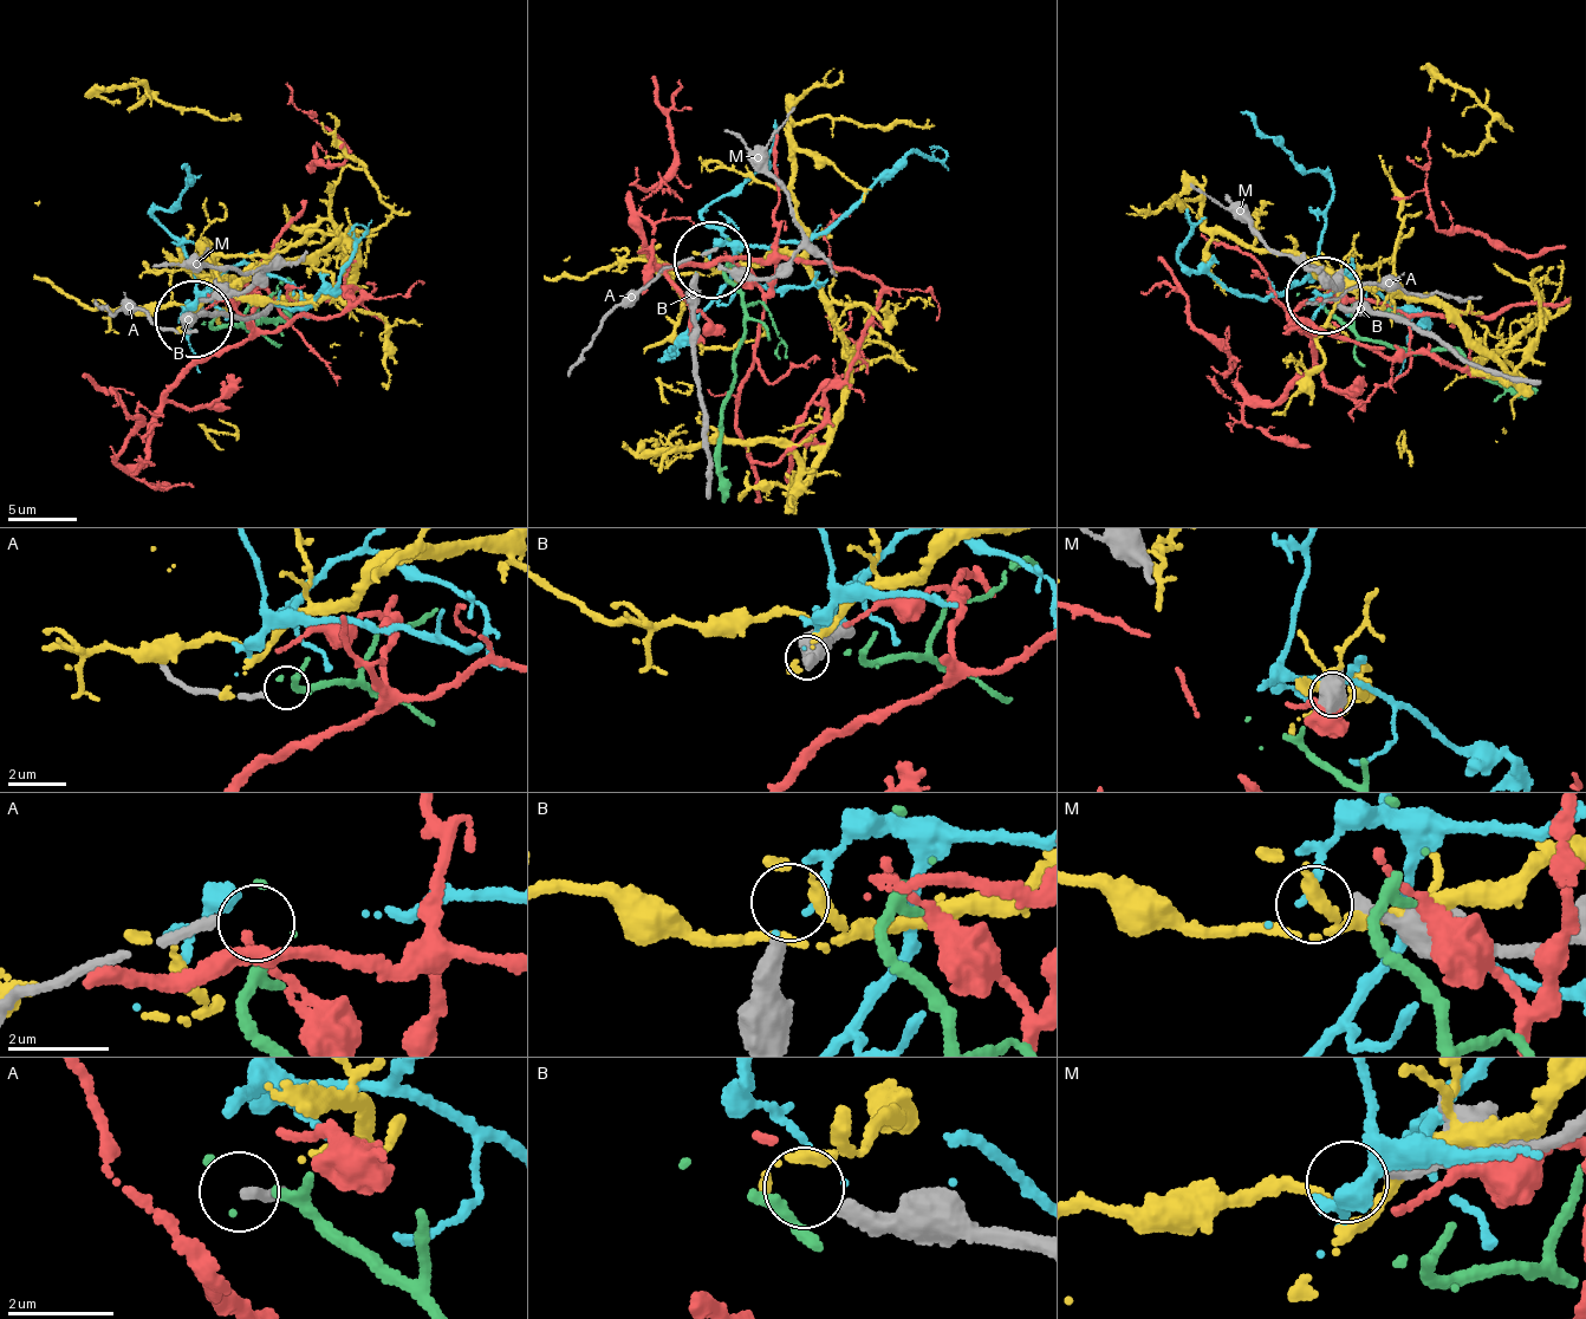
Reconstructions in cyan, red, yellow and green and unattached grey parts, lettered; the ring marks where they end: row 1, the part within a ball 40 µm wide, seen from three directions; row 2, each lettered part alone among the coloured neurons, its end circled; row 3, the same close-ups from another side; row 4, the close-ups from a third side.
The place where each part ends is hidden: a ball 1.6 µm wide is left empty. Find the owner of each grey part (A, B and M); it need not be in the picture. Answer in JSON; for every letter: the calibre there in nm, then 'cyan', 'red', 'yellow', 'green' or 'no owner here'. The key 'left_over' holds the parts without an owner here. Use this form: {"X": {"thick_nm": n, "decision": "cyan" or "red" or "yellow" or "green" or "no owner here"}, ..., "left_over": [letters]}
{"A": {"thick_nm": 170, "decision": "no owner here"}, "B": {"thick_nm": 360, "decision": "no owner here"}, "M": {"thick_nm": 240, "decision": "no owner here"}, "left_over": ["A", "B", "M"]}

